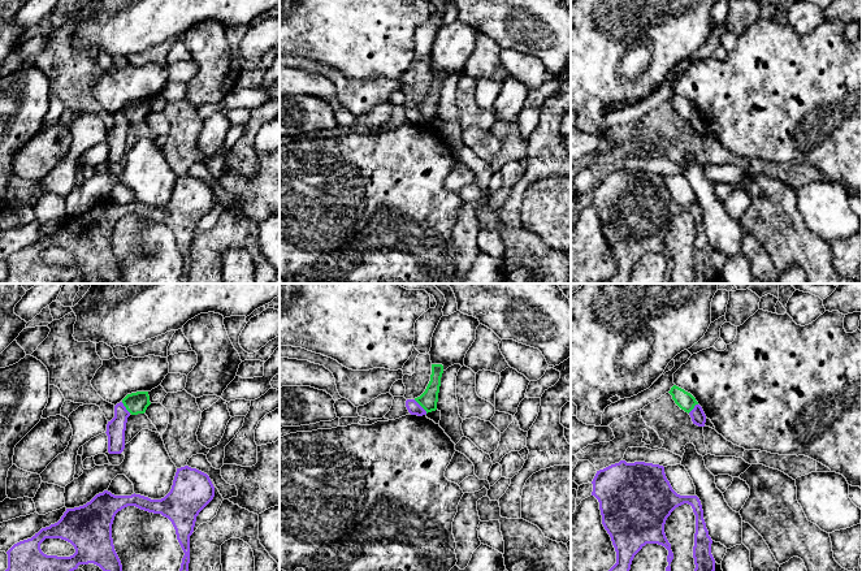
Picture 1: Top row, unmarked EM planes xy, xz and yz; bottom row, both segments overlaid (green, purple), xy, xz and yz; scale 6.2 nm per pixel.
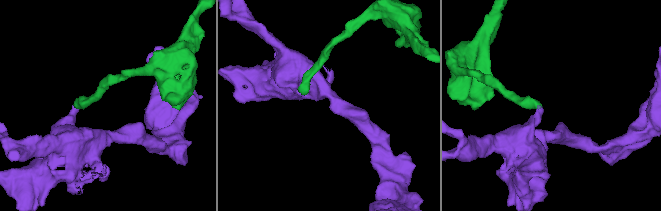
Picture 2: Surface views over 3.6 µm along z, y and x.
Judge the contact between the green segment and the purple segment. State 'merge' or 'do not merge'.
do not merge

